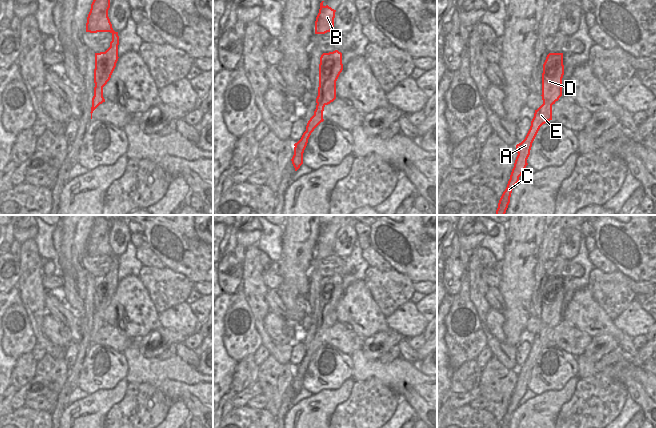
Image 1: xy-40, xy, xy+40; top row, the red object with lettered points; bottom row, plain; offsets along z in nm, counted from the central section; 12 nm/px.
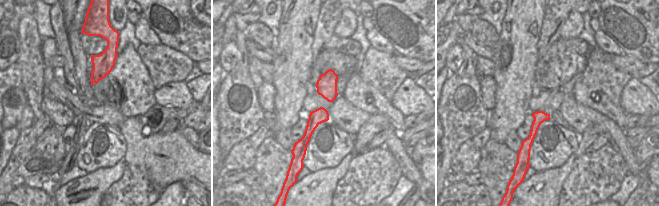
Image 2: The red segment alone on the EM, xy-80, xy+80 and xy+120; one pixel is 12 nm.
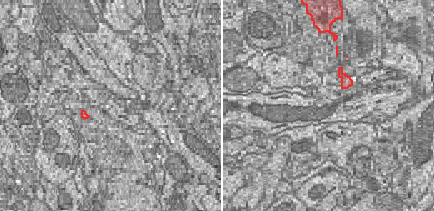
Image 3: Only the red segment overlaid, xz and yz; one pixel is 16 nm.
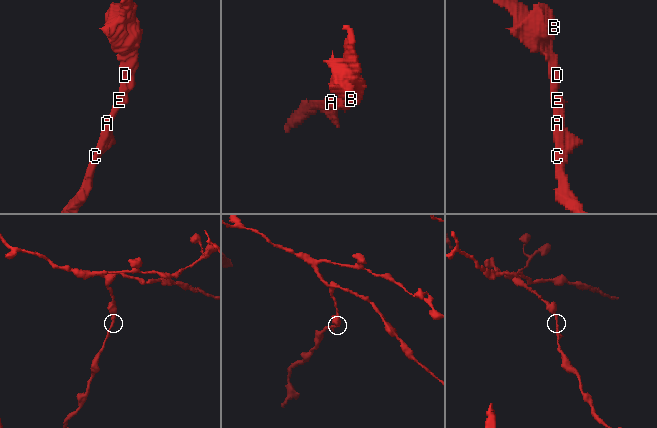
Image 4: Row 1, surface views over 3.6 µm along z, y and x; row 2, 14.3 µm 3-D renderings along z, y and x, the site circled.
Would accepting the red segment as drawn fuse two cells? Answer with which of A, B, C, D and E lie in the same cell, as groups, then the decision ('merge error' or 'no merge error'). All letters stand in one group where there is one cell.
A B C D E; no merge error

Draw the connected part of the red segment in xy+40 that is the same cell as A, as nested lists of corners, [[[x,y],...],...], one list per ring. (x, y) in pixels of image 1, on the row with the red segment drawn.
[[[549,53],[543,64],[542,100],[543,104],[535,110],[530,129],[525,139],[516,145],[518,153],[507,187],[503,192],[496,210],[496,215],[505,215],[514,186],[528,165],[532,143],[540,127],[552,120],[552,105],[562,96],[562,78],[564,75],[563,53]]]

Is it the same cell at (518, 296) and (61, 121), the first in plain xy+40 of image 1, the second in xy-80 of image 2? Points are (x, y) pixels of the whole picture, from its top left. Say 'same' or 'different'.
different

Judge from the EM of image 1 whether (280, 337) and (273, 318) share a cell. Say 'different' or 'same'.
same

